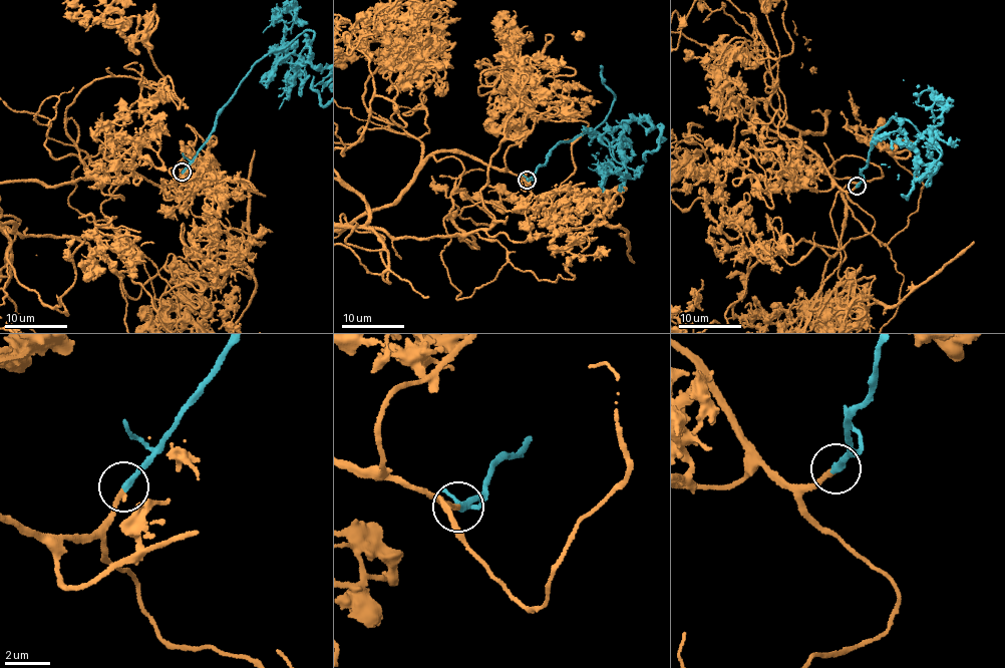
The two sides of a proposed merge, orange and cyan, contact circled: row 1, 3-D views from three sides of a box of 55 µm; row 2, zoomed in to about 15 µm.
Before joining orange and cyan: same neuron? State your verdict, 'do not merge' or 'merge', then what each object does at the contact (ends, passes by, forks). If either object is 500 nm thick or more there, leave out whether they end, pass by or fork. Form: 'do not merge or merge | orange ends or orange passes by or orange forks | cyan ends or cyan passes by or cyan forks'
merge | orange ends | cyan ends

